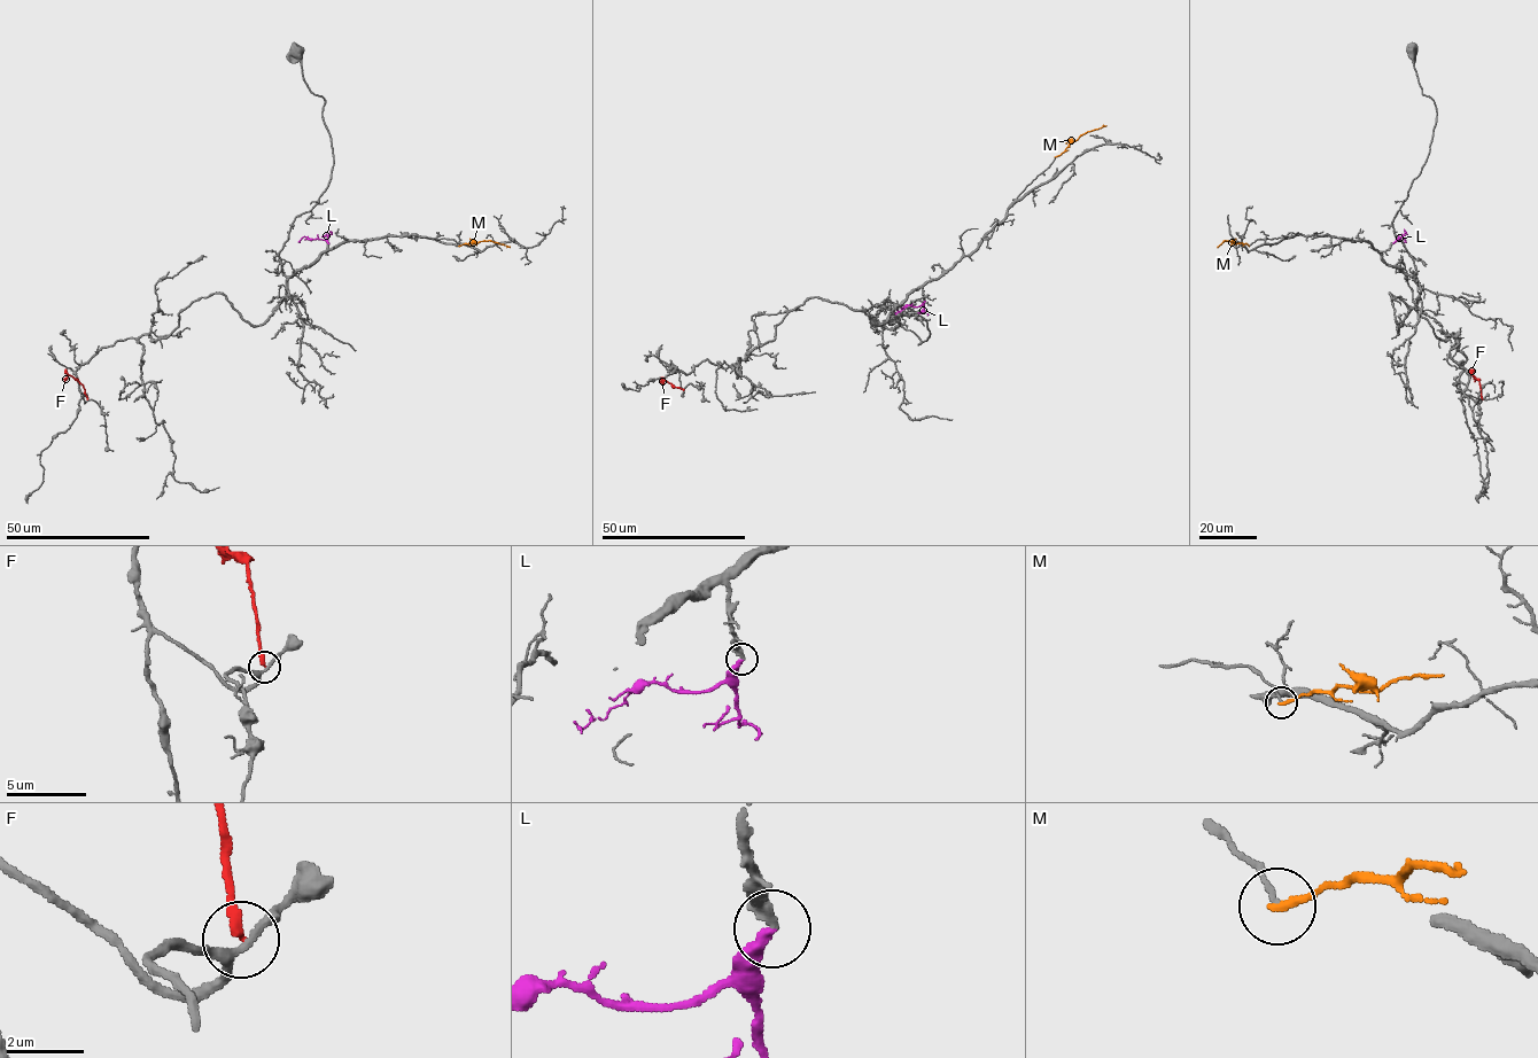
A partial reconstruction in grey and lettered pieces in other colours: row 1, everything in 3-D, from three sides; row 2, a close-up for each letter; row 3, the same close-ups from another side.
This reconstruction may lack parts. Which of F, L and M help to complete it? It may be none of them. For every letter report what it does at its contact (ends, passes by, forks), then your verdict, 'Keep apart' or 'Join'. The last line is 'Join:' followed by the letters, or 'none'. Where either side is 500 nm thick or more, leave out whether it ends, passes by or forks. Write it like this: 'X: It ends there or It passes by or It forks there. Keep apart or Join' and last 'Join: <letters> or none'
F: It ends there. Keep apart
L: It ends there. Join
M: It ends there. Keep apart
Join: L

